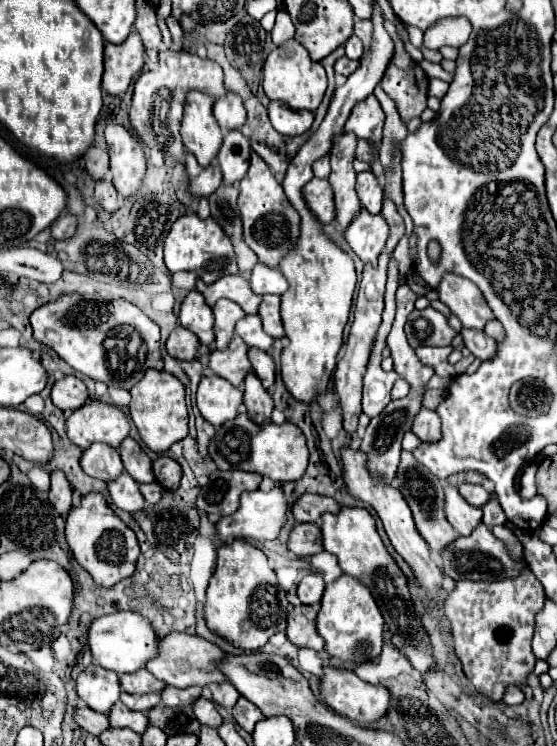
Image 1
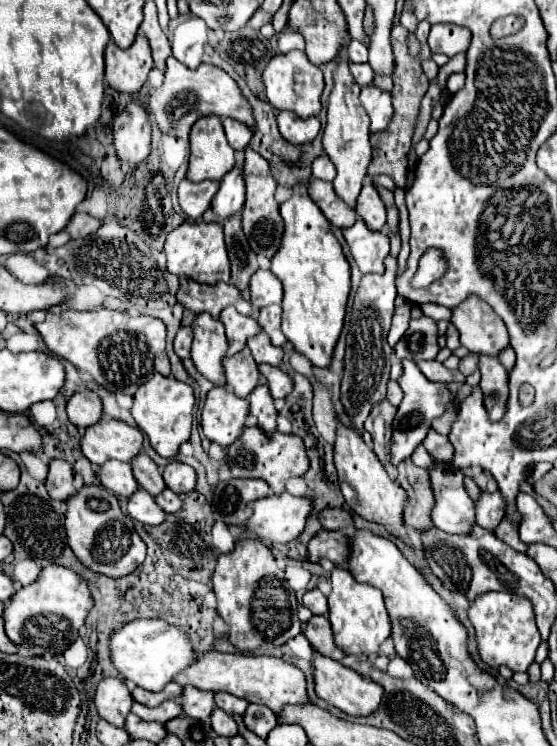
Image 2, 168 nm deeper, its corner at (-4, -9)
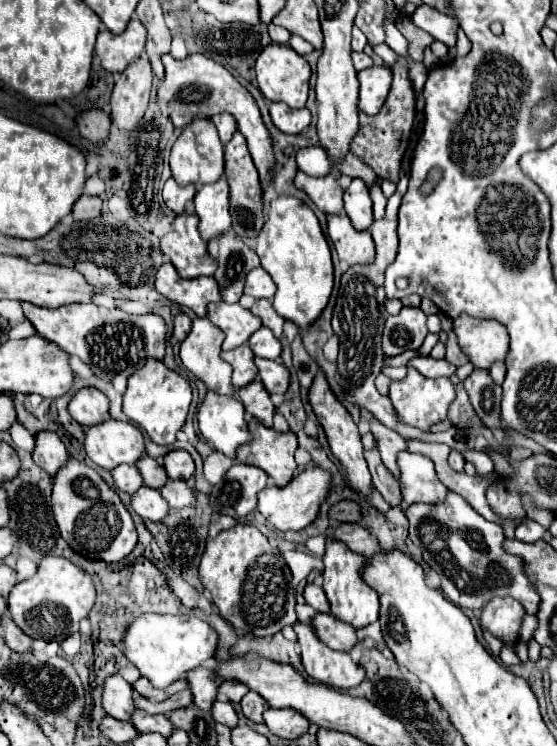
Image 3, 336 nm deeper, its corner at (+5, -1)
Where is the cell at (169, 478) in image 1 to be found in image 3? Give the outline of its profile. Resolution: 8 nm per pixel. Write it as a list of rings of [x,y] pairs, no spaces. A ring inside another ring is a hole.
[[[184,449],[170,451],[164,457],[164,467],[170,479],[190,479],[194,475],[194,459]]]

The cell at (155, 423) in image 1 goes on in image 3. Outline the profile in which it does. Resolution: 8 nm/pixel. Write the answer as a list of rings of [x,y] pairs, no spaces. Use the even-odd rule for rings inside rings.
[[[148,359],[142,369],[130,375],[128,389],[124,393],[122,411],[128,415],[132,423],[144,429],[154,443],[170,445],[176,441],[176,433],[182,429],[186,421],[190,401],[192,401],[192,389],[188,381],[180,377],[176,371],[168,369],[164,361]]]

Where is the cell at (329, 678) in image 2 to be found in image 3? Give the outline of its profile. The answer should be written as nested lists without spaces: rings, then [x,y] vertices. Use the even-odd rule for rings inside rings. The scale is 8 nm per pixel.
[[[294,623],[298,645],[302,649],[302,665],[306,673],[334,689],[352,689],[362,683],[364,669],[350,659],[348,653],[334,651],[320,643],[312,623]]]

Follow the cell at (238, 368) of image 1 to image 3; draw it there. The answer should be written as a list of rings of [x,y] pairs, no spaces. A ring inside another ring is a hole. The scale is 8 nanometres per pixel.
[[[240,345],[232,351],[222,351],[222,359],[234,367],[232,383],[240,389],[258,377],[258,367],[254,365],[254,353],[248,345]]]

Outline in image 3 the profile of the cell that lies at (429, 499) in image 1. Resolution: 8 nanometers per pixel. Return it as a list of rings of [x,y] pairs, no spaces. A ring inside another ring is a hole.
[[[374,417],[370,419],[370,431],[372,431],[372,435],[374,435],[376,441],[378,441],[378,451],[380,451],[380,455],[382,455],[384,465],[386,465],[396,477],[400,477],[398,465],[396,465],[396,455],[398,455],[402,449],[406,449],[406,441],[404,441],[396,431],[384,427],[384,425],[382,425],[378,419],[374,419]]]

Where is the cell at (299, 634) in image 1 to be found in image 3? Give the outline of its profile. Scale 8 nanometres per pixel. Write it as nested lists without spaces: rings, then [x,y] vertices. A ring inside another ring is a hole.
[[[318,613],[312,619],[318,637],[336,651],[352,651],[352,647],[356,645],[358,637],[356,637],[356,629],[352,629],[348,623],[334,619],[330,613]]]

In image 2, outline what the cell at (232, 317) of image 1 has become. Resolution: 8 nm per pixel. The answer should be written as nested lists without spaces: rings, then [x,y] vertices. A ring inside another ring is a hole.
[[[225,307],[221,311],[219,319],[225,325],[225,333],[227,333],[227,341],[229,341],[229,349],[227,349],[229,357],[235,355],[237,351],[241,351],[245,347],[245,341],[261,331],[259,323],[253,317],[241,315],[235,307]]]

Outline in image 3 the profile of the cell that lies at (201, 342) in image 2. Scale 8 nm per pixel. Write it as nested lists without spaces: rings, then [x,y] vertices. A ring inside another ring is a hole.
[[[198,317],[192,323],[190,335],[182,341],[180,359],[210,391],[218,395],[234,395],[234,385],[230,381],[232,367],[220,357],[222,341],[224,333],[206,317]]]

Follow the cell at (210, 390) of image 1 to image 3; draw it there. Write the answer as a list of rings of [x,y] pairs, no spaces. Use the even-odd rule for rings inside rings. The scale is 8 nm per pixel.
[[[208,391],[198,411],[198,425],[202,437],[230,459],[236,459],[236,449],[240,445],[252,441],[244,419],[244,405],[236,397]]]

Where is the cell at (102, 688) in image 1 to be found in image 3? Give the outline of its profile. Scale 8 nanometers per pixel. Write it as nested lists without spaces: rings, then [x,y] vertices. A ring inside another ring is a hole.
[[[112,675],[104,683],[104,695],[102,695],[102,705],[110,717],[124,719],[128,721],[134,713],[134,699],[132,699],[132,685],[124,681],[120,675]]]

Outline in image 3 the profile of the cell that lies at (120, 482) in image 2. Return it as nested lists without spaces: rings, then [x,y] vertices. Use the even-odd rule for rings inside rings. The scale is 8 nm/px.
[[[120,465],[120,467],[112,469],[112,477],[116,481],[116,487],[130,495],[134,495],[144,485],[142,475],[134,465]]]

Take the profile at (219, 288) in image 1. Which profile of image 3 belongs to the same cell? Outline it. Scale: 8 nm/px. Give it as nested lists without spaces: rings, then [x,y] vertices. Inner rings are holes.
[[[164,261],[156,271],[156,291],[166,299],[176,301],[180,305],[190,307],[198,317],[206,315],[206,305],[212,301],[220,301],[220,291],[212,277],[196,277],[196,279],[180,279],[174,265]]]

